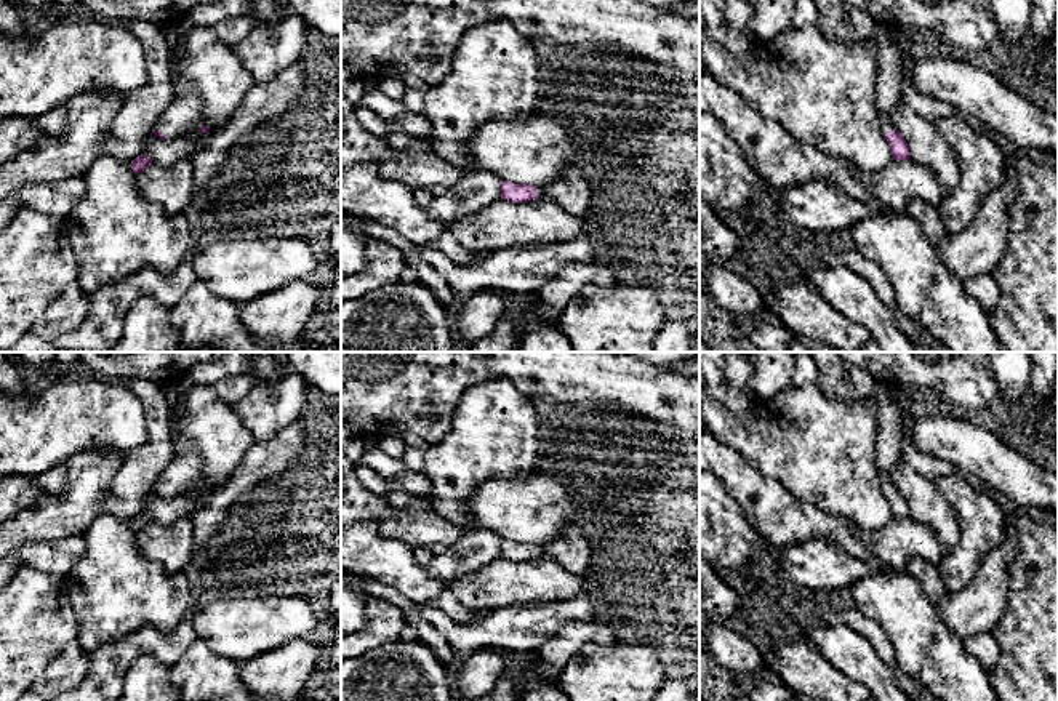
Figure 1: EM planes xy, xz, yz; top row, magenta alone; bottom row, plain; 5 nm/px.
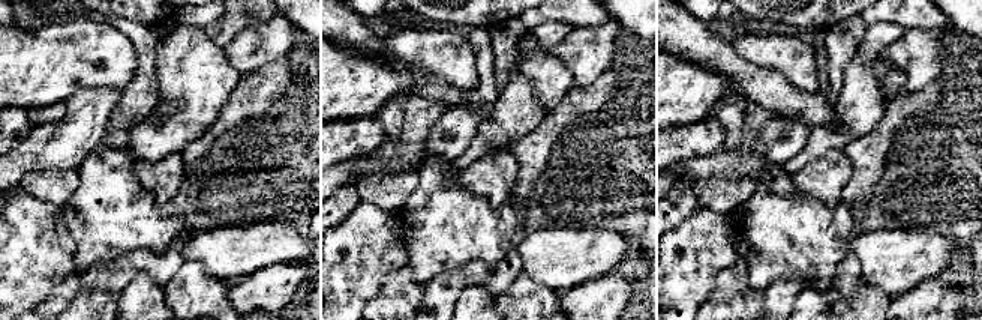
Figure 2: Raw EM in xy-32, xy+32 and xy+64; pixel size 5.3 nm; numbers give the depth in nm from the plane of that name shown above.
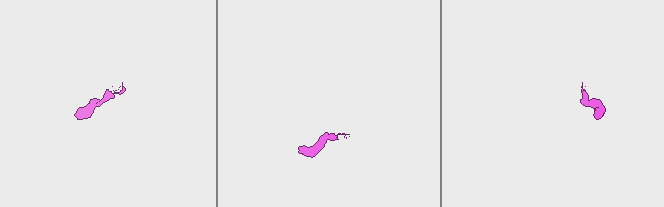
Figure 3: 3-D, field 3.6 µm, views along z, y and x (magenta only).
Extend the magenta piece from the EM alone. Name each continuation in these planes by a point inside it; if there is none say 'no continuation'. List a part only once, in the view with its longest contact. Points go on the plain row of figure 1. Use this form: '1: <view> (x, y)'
1: xy (183, 472)

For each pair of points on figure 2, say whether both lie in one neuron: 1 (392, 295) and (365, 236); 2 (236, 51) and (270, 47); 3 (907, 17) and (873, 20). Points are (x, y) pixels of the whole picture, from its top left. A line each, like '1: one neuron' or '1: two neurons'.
1: two neurons
2: one neuron
3: one neuron

